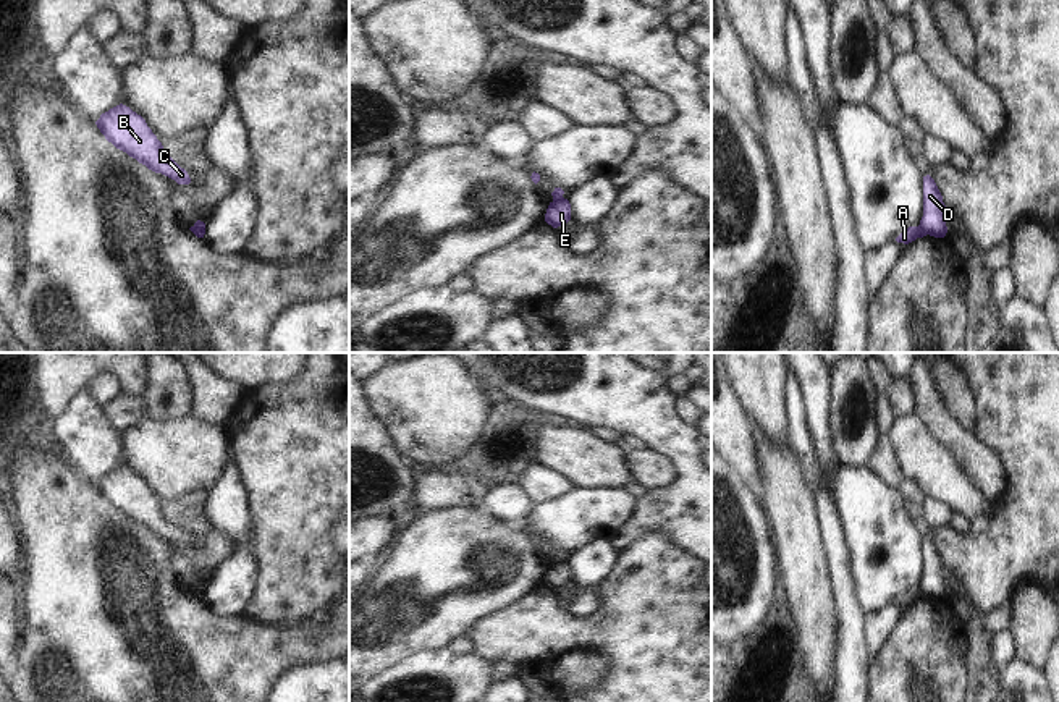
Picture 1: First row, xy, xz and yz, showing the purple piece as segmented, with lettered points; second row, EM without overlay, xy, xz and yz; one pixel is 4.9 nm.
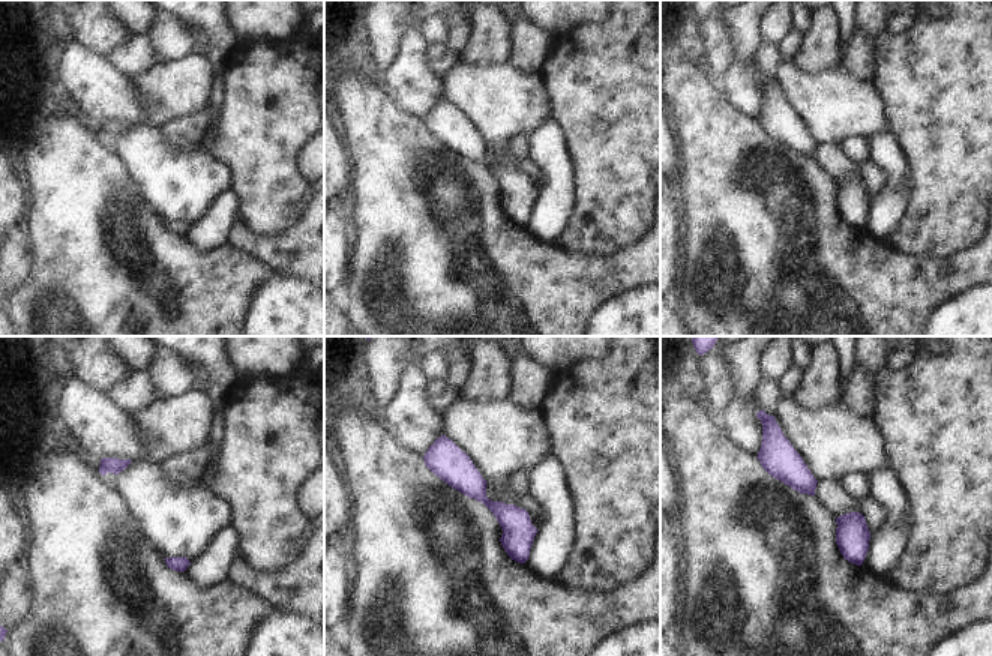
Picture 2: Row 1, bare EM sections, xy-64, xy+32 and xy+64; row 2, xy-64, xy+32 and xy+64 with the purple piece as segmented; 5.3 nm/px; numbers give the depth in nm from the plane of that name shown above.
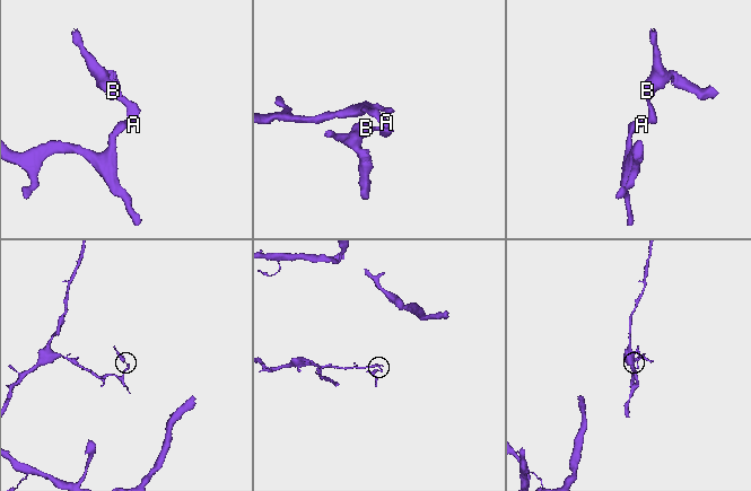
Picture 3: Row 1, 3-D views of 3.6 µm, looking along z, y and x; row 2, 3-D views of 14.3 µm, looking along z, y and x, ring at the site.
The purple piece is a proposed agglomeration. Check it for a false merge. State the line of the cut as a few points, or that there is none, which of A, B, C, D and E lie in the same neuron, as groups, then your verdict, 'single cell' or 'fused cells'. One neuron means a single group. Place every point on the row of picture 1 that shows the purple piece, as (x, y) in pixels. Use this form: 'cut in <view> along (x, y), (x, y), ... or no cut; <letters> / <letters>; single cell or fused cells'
cut in yz along (919, 225), (927, 233); A / B C D E; fused cells

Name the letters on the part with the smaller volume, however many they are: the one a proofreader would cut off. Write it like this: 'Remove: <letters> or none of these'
Remove: B, C, D, E

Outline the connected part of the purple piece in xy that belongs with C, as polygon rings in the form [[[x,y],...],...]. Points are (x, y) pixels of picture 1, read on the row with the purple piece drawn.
[[[120,104],[110,108],[100,115],[95,125],[108,142],[149,170],[162,173],[178,184],[191,183],[188,171],[163,152],[162,142],[146,120],[129,107]]]

